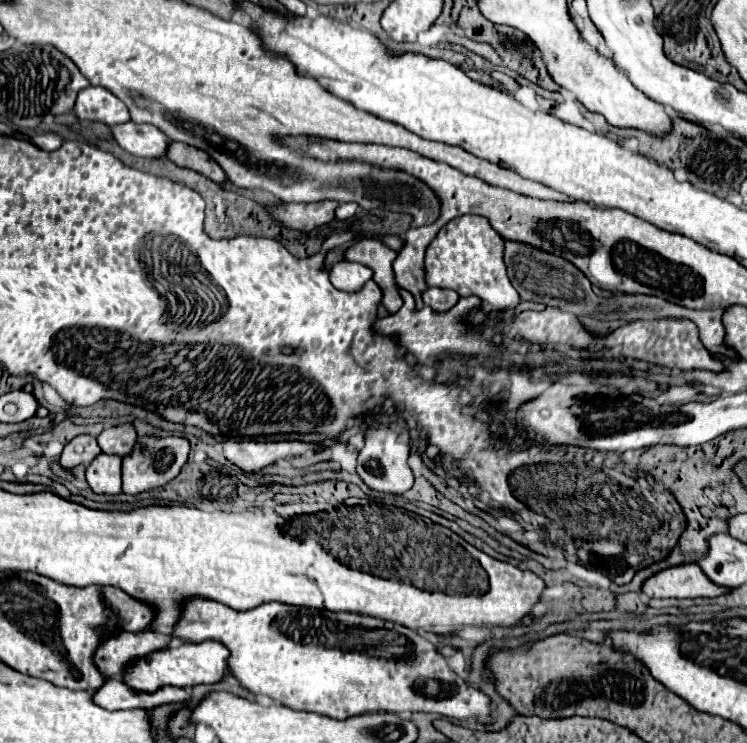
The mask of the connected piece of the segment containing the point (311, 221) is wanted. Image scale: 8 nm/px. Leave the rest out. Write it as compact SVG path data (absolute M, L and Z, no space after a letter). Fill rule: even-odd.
M322 200L310 204L278 204L270 208L270 214L286 228L294 228L300 232L310 232L334 218L338 202Z

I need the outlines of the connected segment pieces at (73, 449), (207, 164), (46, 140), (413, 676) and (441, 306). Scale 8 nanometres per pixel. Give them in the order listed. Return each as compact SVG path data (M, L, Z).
M86 434L76 436L64 446L62 456L60 456L60 466L70 470L78 464L88 464L94 460L94 456L98 456L98 452L100 452L100 446L96 438L86 436Z
M170 142L170 150L166 152L166 158L172 160L174 164L182 166L182 168L190 168L196 170L198 174L214 180L214 182L224 182L226 174L224 170L214 162L214 158L210 158L208 152L194 148L190 144L184 142Z
M44 134L44 136L32 136L32 142L42 150L56 150L62 146L62 138L56 134Z
M190 598L182 602L178 622L172 628L172 638L182 642L218 640L230 650L228 672L252 694L270 696L274 702L316 714L326 714L338 720L362 712L434 712L448 718L476 718L490 722L490 700L480 690L454 674L444 658L436 652L430 640L418 636L414 630L378 620L372 616L358 616L354 612L326 612L316 608L294 608L292 604L260 604L258 608L238 612L220 602L206 598Z
M429 287L422 293L424 303L436 312L444 312L452 308L452 304L458 300L458 294L452 290L442 290L442 288Z

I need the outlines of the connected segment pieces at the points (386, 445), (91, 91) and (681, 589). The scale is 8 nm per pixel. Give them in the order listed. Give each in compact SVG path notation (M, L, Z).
M370 428L366 430L364 446L358 452L356 474L376 492L402 494L410 490L414 484L414 476L408 466L408 454L410 454L408 442L402 442L396 432L392 432L390 428Z
M88 86L82 92L78 92L74 112L80 120L104 122L108 126L124 124L130 120L126 104L100 86Z
M680 564L678 568L664 568L642 584L642 592L650 598L700 598L720 596L728 588L712 584L696 564Z

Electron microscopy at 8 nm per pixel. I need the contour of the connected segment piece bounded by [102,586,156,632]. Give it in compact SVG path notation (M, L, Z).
M102 586L102 596L108 608L118 616L118 624L122 630L146 630L152 624L152 616L156 616L156 608L152 604L136 600L114 586Z

